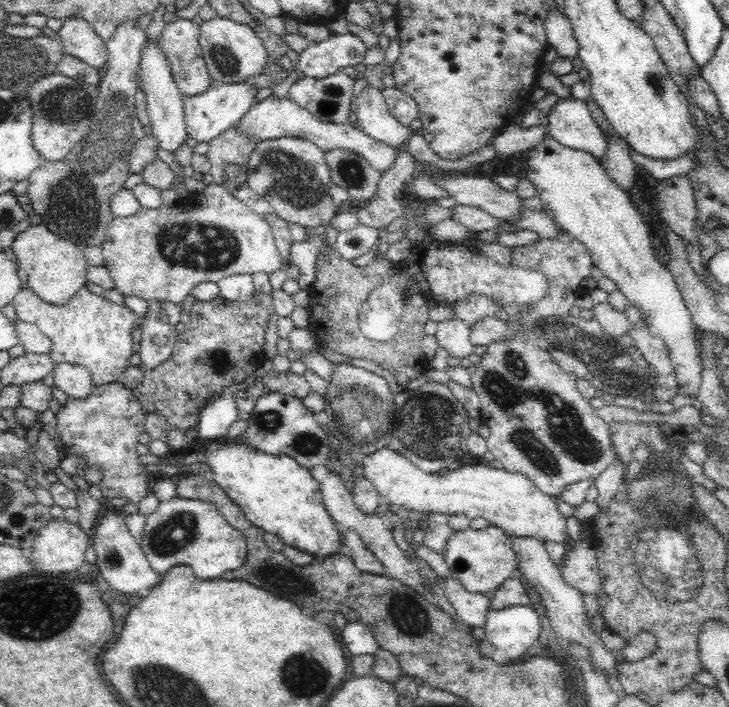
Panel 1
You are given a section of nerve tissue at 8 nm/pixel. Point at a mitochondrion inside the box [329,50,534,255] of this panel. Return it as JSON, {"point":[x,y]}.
{"point":[349,170]}

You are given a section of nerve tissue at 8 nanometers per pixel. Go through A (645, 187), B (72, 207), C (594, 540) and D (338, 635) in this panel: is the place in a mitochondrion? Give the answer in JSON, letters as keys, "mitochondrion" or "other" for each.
{"A":"other","B":"mitochondrion","C":"other","D":"other"}

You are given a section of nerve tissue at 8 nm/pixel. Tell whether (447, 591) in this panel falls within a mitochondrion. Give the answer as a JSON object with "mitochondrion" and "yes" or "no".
{"mitochondrion":"no"}

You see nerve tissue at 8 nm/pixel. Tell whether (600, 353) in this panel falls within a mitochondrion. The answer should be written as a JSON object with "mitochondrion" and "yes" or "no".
{"mitochondrion":"yes"}

